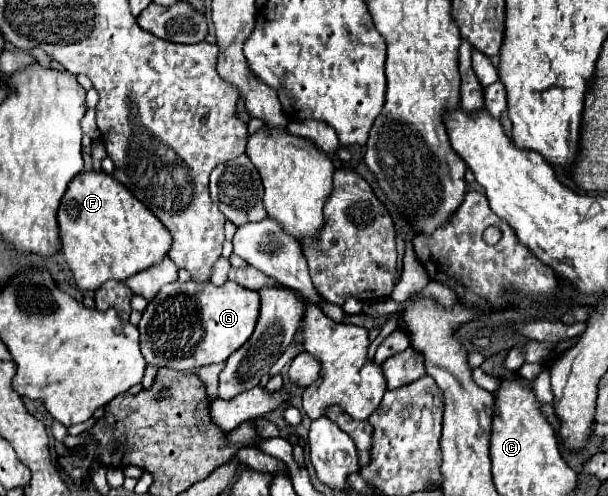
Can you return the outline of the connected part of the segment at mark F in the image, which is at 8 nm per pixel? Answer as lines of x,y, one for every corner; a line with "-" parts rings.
102,170
80,172
62,196
56,216
64,258
82,290
98,290
106,280
124,282
162,262
170,250
170,230
126,186

